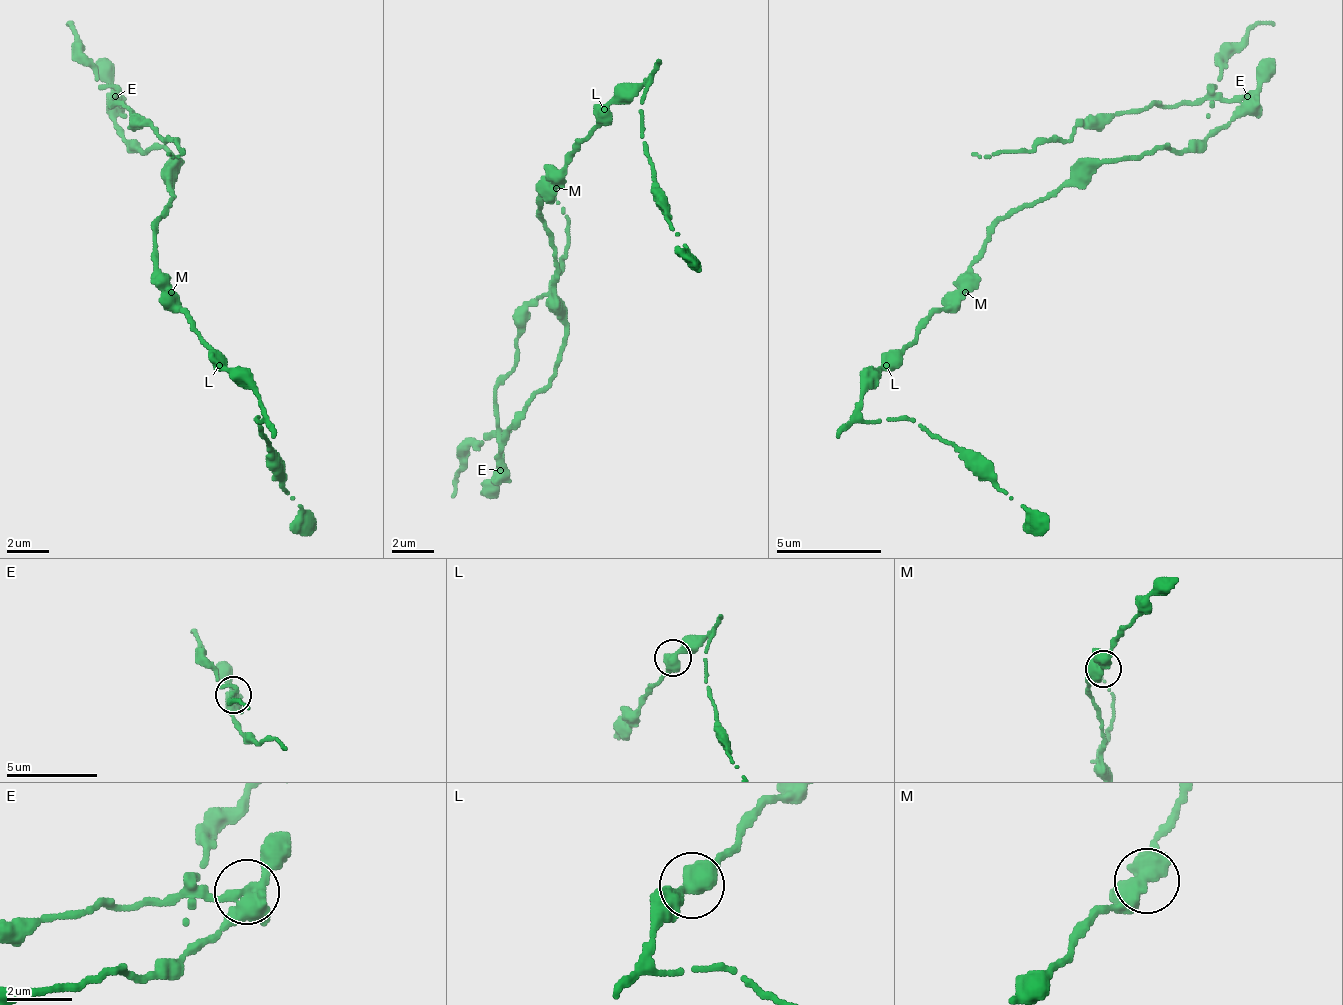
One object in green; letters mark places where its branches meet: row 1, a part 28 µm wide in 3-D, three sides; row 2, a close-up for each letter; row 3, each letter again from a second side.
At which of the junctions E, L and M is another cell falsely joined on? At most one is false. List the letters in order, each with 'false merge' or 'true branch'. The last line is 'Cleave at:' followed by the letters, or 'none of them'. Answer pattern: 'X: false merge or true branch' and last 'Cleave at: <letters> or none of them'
E: false merge
L: true branch
M: true branch
Cleave at: E

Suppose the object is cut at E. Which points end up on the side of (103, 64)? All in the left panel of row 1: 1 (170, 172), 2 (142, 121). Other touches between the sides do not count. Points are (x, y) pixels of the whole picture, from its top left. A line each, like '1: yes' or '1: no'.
1: yes
2: no

